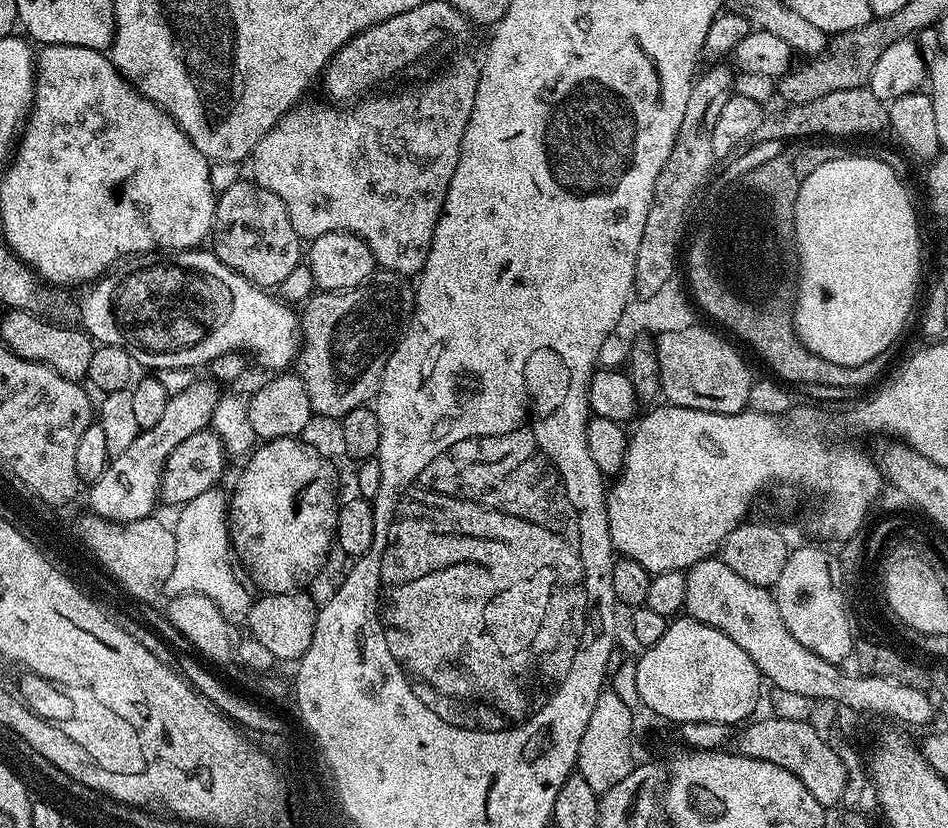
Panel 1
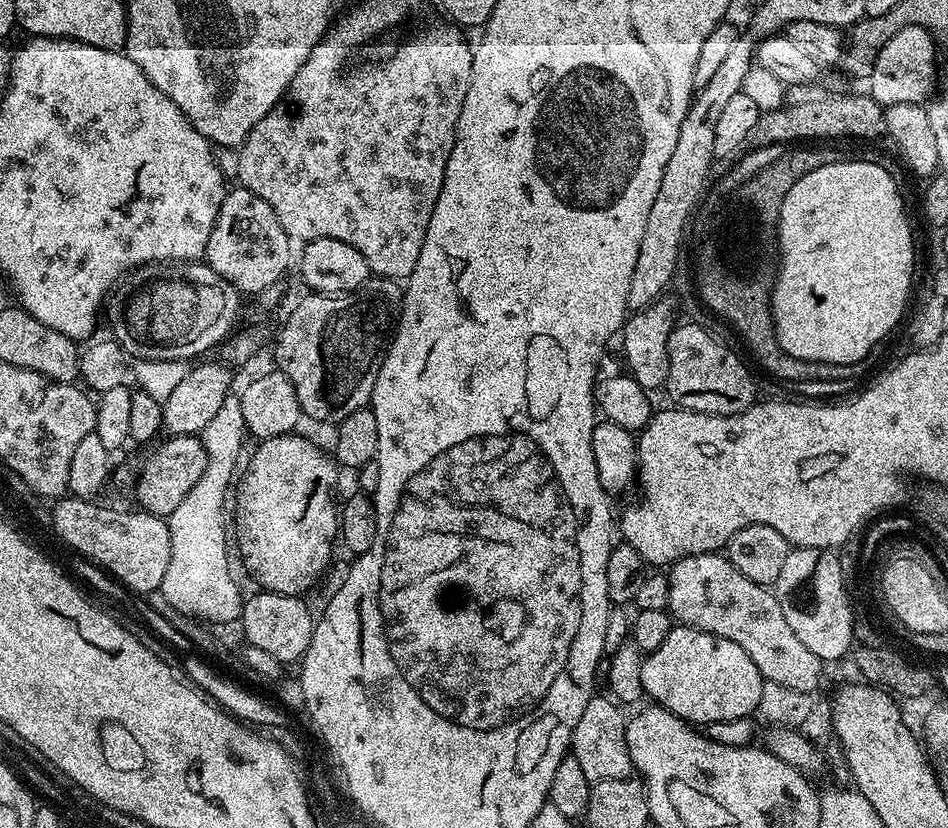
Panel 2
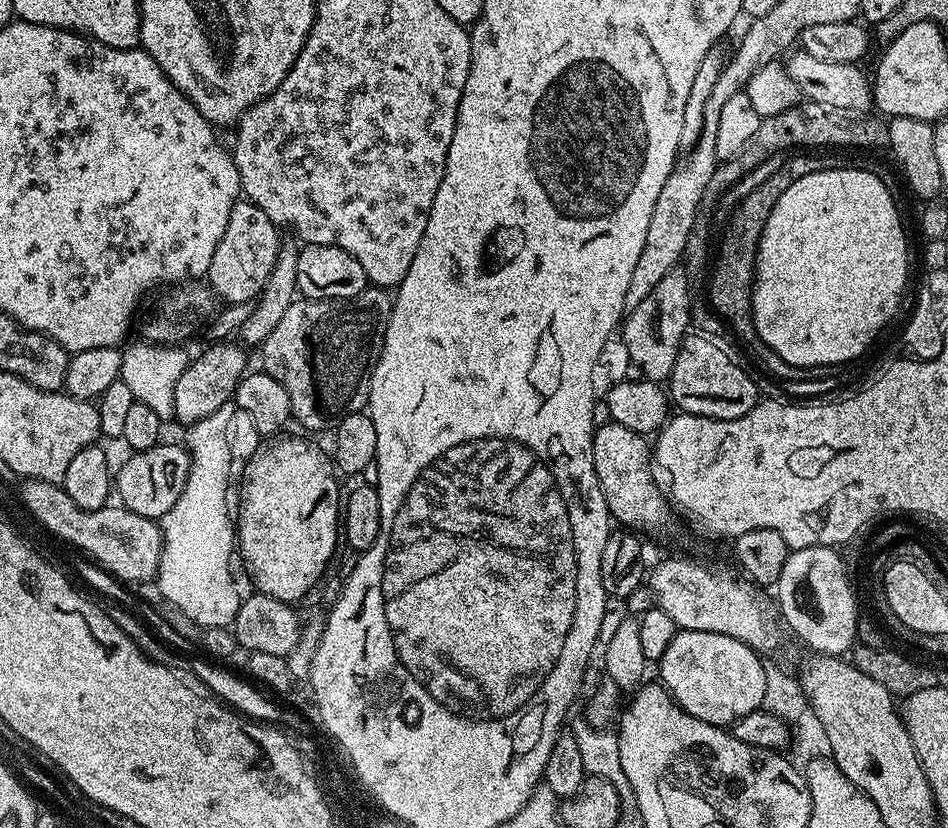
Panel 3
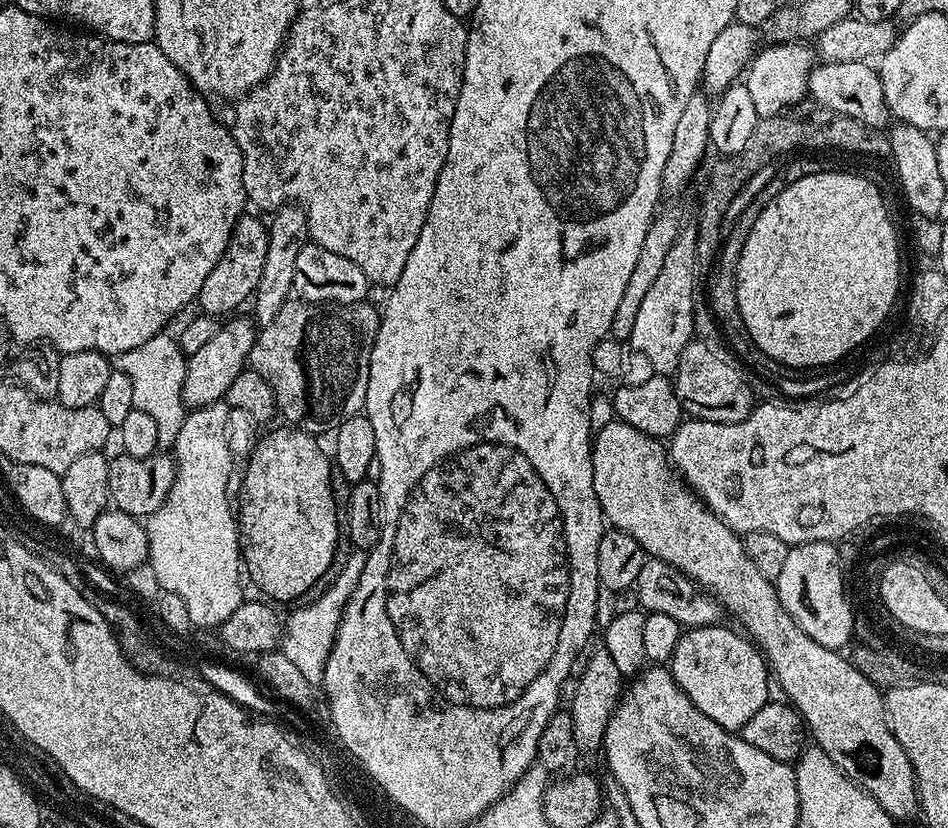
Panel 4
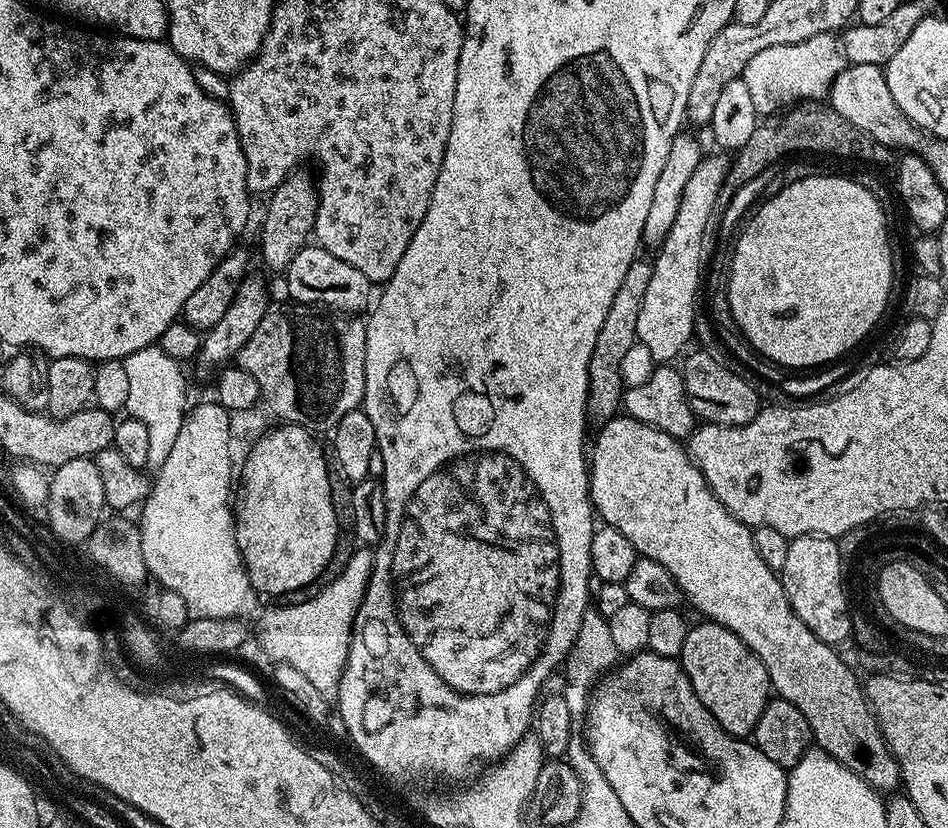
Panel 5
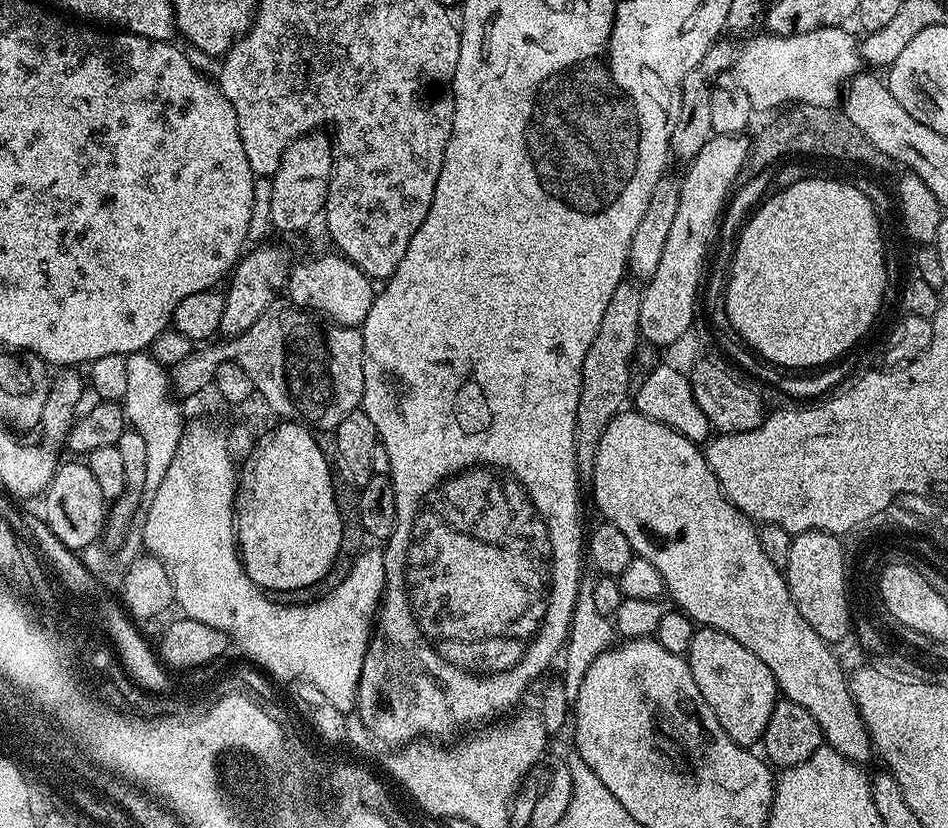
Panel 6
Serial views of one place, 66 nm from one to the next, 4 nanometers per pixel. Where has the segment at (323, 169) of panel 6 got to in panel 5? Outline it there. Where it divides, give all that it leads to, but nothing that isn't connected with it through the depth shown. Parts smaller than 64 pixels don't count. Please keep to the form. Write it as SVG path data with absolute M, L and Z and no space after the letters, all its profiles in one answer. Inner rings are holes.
M297 170L287 176L267 197L268 209L264 212L264 225L260 228L260 256L272 272L287 273L294 254L302 250L313 239L318 214L317 181L305 170Z

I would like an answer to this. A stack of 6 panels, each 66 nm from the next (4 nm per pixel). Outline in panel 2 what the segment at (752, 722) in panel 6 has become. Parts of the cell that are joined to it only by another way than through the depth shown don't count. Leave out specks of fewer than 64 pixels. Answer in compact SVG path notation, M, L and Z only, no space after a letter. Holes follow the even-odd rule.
M673 626L670 634L666 634L666 642L662 642L658 650L645 655L642 666L642 686L645 697L659 707L678 714L693 726L707 726L714 722L752 716L759 706L764 681L758 666L751 661L750 655L742 650L738 643L685 626Z

